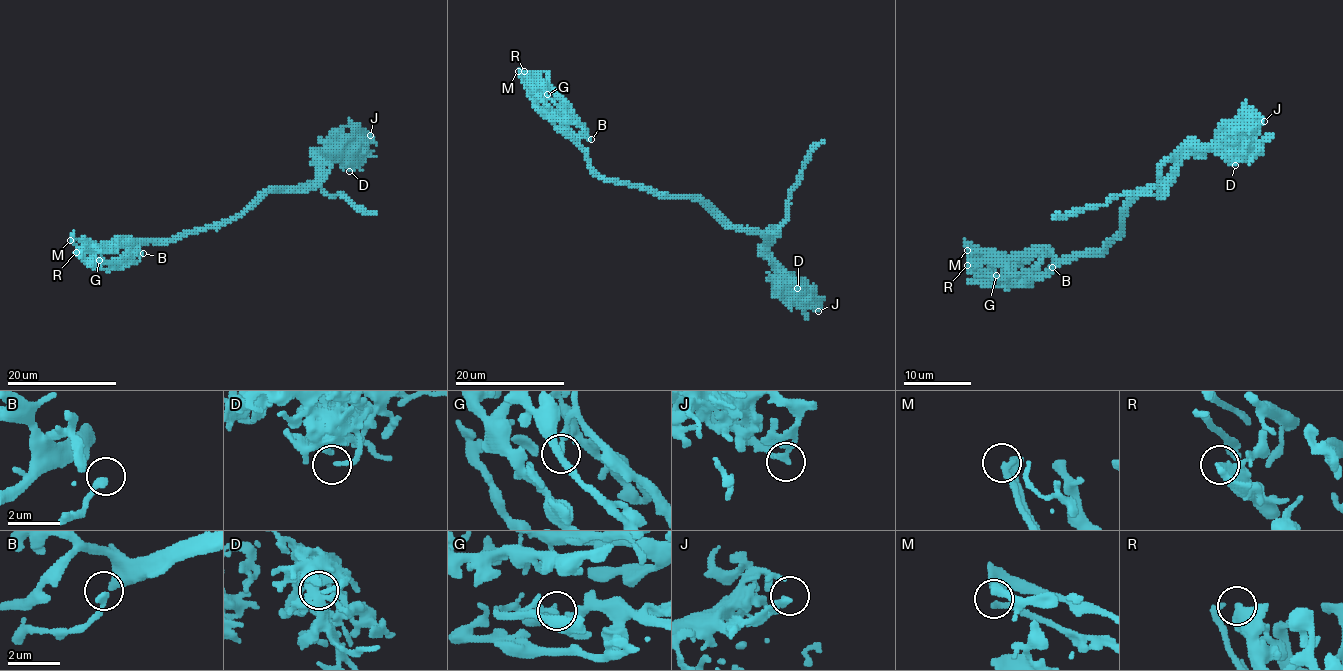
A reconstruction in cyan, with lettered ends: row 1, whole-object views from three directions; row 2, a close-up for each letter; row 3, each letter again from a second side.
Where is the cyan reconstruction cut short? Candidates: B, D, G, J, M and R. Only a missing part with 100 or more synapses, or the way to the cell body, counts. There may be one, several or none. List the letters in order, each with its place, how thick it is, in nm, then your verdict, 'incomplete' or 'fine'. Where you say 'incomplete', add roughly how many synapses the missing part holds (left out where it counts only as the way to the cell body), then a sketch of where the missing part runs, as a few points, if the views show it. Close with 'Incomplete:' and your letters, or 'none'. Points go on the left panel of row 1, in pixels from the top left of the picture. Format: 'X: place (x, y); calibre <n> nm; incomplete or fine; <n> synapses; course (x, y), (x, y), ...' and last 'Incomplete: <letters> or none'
B: place (143, 253); calibre 280 nm; fine
D: place (349, 171); calibre 160 nm; fine
G: place (99, 260); calibre 240 nm; fine
J: place (370, 135); calibre 240 nm; fine
M: place (70, 240); calibre 180 nm; fine
R: place (76, 252); calibre 400 nm; fine
Incomplete: none

